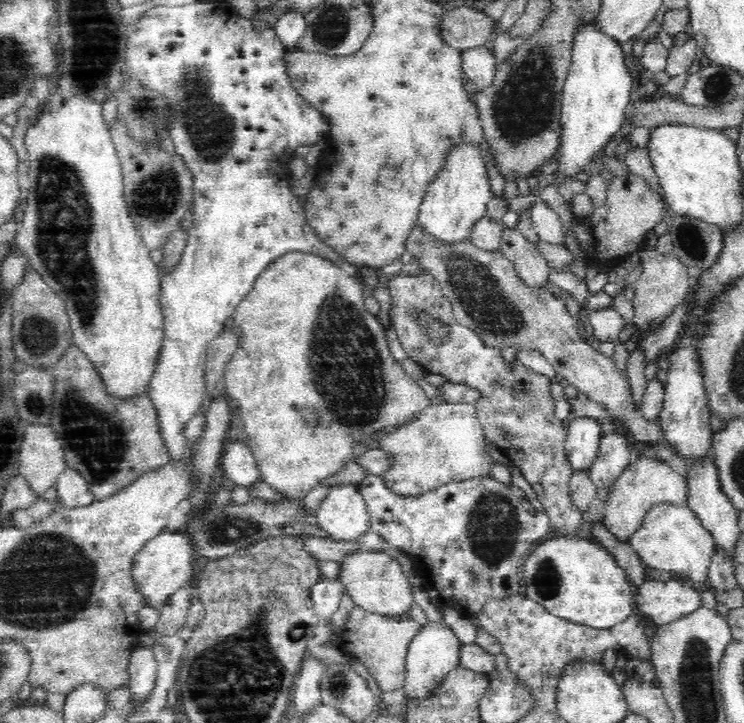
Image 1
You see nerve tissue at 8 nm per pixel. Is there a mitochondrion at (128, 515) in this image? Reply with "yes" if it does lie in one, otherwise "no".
no

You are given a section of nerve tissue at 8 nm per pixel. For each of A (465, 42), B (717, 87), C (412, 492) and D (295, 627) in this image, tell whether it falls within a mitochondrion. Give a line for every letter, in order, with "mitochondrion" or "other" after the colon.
A: other
B: mitochondrion
C: other
D: mitochondrion

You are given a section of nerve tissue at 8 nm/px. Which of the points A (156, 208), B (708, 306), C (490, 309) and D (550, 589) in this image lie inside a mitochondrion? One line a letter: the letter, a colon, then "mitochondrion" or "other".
A: mitochondrion
B: other
C: mitochondrion
D: mitochondrion

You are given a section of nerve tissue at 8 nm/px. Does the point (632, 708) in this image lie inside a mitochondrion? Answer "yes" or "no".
no

